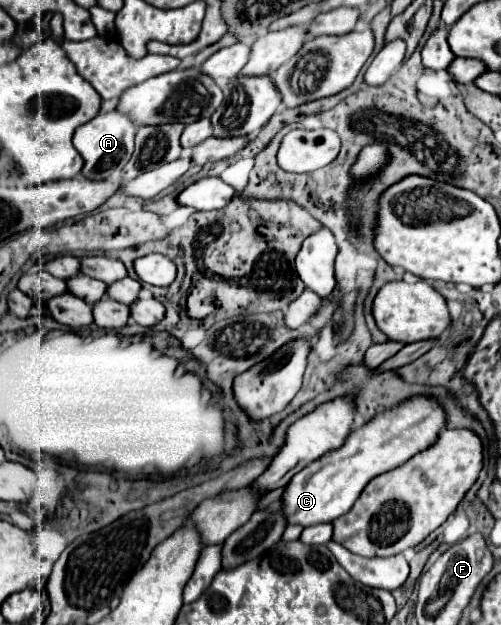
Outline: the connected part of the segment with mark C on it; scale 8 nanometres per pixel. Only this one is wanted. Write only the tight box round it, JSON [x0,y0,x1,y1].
[282,398,444,528]

